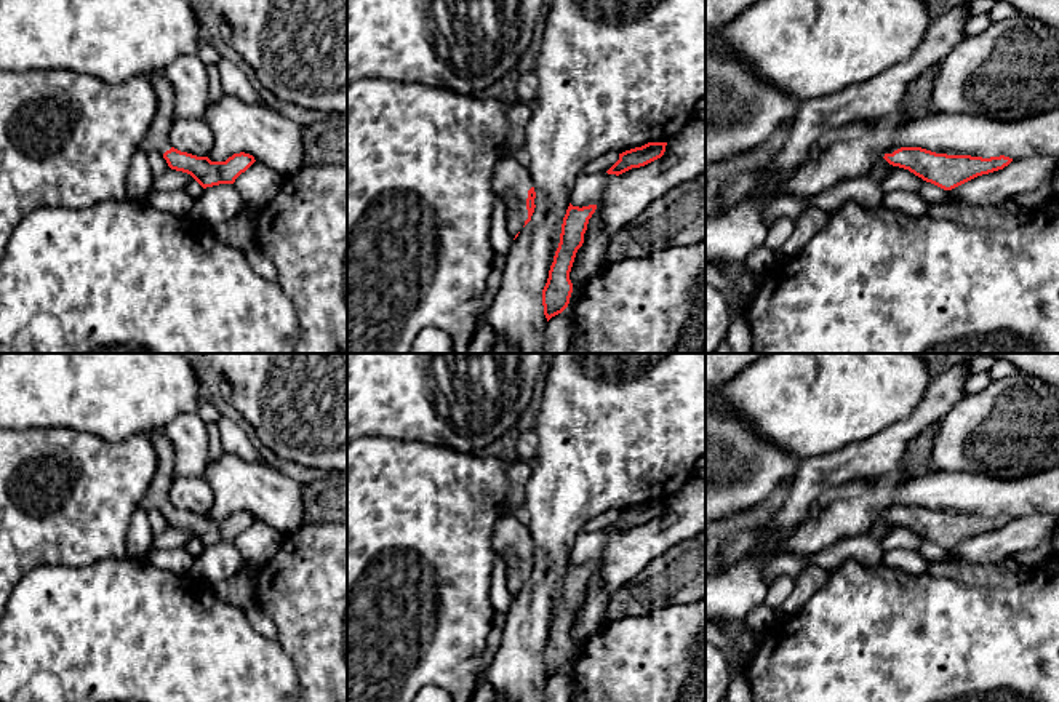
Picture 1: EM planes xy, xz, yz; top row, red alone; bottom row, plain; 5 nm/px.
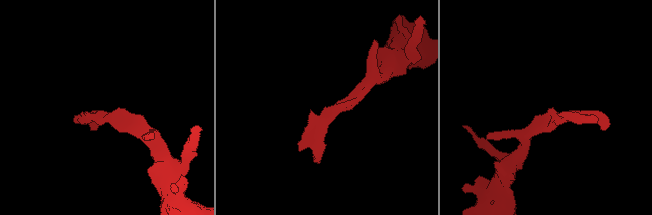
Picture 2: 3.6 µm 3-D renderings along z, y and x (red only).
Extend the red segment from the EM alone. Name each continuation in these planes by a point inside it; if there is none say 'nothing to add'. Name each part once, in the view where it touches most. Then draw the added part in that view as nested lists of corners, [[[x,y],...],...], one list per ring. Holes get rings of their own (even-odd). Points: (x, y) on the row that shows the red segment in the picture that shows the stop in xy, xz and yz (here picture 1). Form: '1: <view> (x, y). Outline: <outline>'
1: xz (511, 179). Outline: [[[509,157],[496,163],[493,173],[494,192],[506,203],[507,232],[512,238],[523,229],[528,219],[526,198],[533,179],[518,157]]]

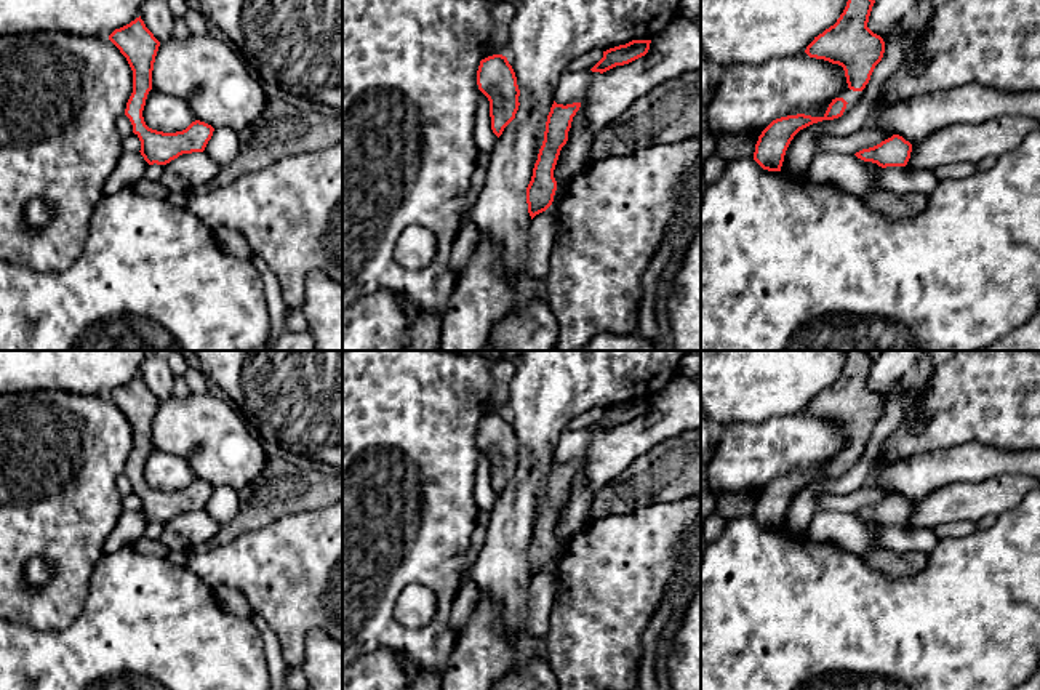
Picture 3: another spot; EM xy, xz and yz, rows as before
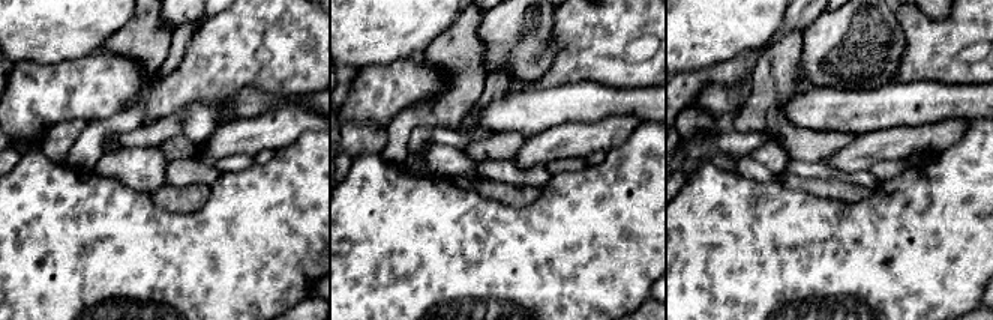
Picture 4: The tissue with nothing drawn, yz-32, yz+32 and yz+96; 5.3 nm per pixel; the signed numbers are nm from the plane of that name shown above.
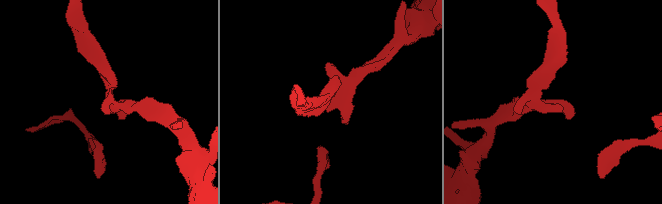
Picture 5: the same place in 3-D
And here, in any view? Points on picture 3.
nothing to add

